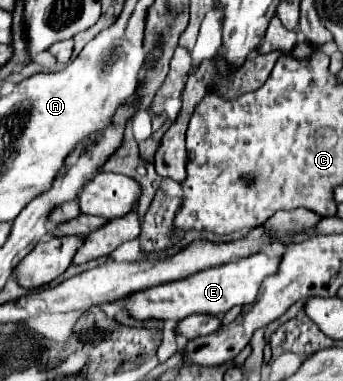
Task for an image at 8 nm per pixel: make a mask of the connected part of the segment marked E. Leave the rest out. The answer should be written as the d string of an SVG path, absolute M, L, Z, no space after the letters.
M255 253L255 255L249 255L249 257L239 259L235 263L211 267L211 269L199 271L191 277L171 281L171 283L163 283L163 285L151 287L147 291L139 291L127 303L127 309L139 321L155 317L155 319L179 323L179 319L185 319L193 313L223 317L235 305L253 303L255 297L257 297L257 291L261 287L261 281L277 271L279 261L281 261L281 257L267 257L263 253Z

